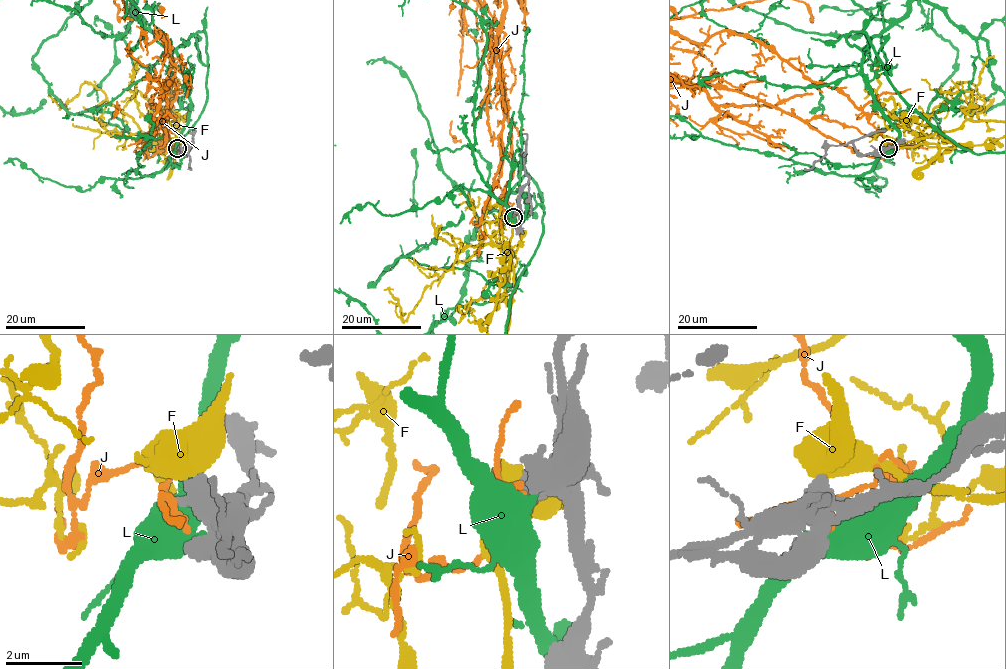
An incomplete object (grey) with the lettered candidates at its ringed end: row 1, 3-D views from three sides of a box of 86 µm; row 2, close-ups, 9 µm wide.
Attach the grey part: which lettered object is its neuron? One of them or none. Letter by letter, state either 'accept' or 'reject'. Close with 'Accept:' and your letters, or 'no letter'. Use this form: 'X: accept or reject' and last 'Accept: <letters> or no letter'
F: reject
J: reject
L: reject
Accept: no letter

